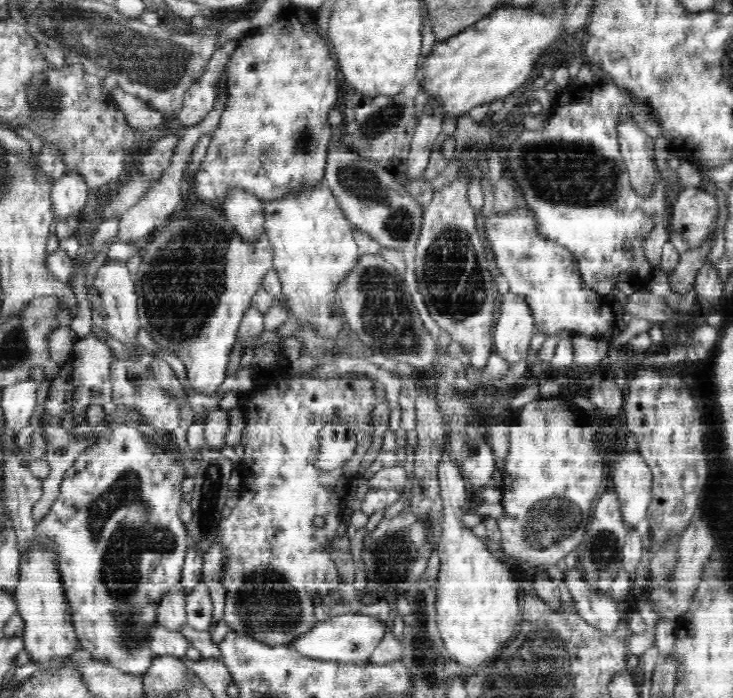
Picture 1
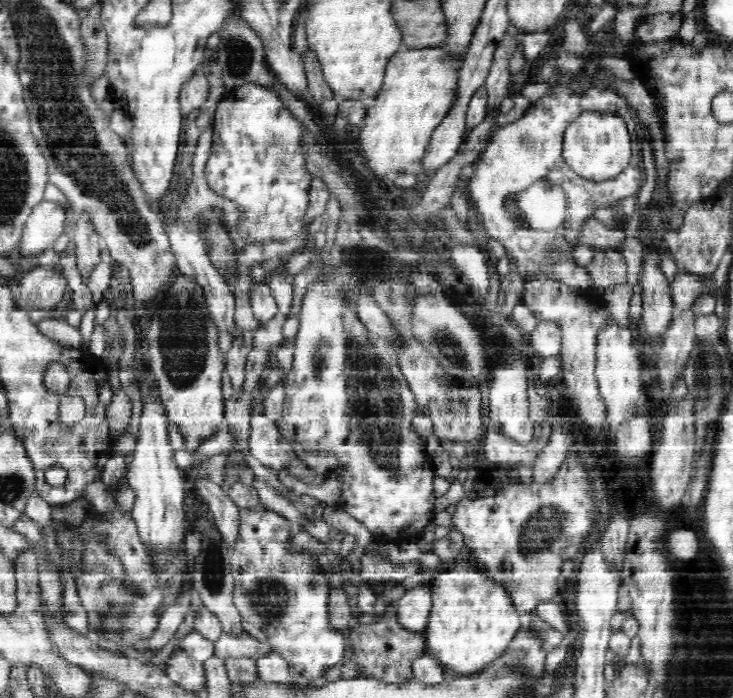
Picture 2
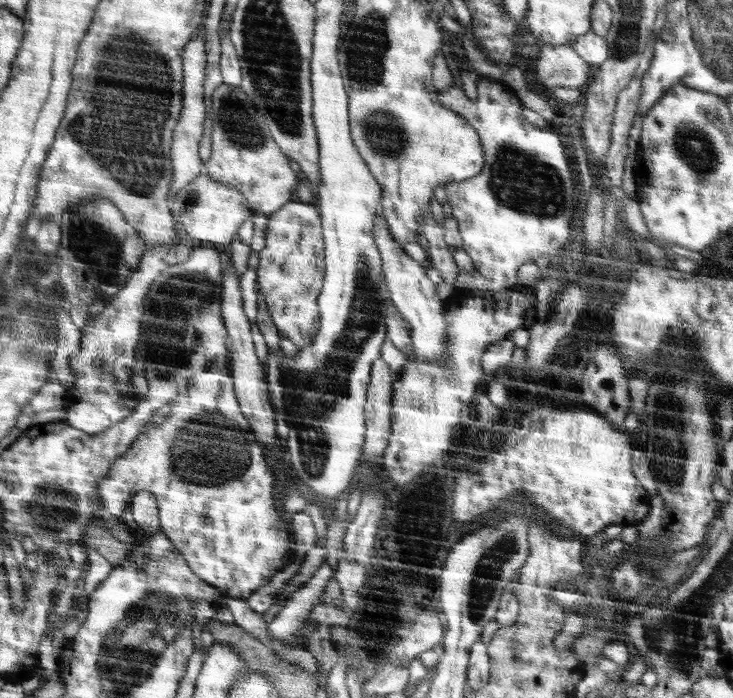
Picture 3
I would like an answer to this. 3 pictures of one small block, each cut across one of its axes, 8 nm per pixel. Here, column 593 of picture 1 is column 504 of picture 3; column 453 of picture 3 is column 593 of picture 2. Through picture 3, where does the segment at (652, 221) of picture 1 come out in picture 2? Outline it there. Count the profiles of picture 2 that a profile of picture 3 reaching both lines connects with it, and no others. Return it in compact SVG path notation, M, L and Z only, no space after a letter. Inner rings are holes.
M559 83L554 85L552 90L550 90L546 96L538 98L536 102L532 103L529 109L523 113L523 115L518 118L518 120L512 122L512 124L506 124L504 128L495 129L493 132L494 136L492 136L492 140L488 140L487 145L483 147L483 151L481 152L482 156L480 156L480 160L477 160L476 170L473 172L473 175L468 180L468 182L466 182L468 185L468 192L470 192L468 195L468 200L472 200L472 202L474 202L474 208L476 208L476 212L482 216L482 226L484 226L484 231L488 232L486 236L488 236L488 238L492 237L498 240L502 246L505 247L505 250L509 254L512 254L514 257L514 262L517 264L516 270L518 271L518 276L520 276L523 281L530 280L532 277L550 277L554 280L557 280L558 282L561 282L562 284L570 286L572 289L578 290L581 293L587 291L588 288L594 286L594 284L590 280L588 271L585 269L585 267L579 266L578 263L576 263L570 252L580 244L578 242L580 242L582 226L584 226L584 222L586 222L588 218L594 218L594 210L597 207L611 208L611 205L614 202L638 193L644 183L642 181L644 178L642 177L642 168L640 168L640 164L642 164L643 158L640 158L640 150L637 148L636 144L632 148L633 153L629 165L626 166L626 168L620 174L618 174L616 178L609 179L608 181L595 182L588 180L587 178L576 174L576 172L574 172L568 166L568 164L566 164L566 161L562 158L564 140L563 134L567 130L568 126L575 120L575 118L578 118L578 115L581 115L586 111L601 111L606 113L609 112L610 114L621 116L629 128L630 140L632 140L632 142L637 142L636 120L634 120L632 117L634 116L634 109L628 105L625 97L619 95L617 91L612 91L610 89L602 90L598 86L592 86L591 88L585 89L582 92L576 92L573 88Z

